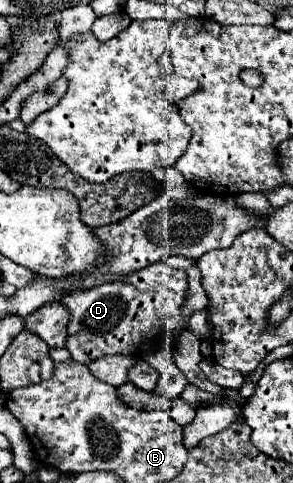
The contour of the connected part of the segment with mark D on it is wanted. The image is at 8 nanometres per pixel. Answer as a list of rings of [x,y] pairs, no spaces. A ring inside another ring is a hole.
[[[164,261],[152,263],[134,275],[128,275],[114,283],[104,283],[84,291],[70,291],[70,295],[62,297],[62,305],[70,313],[68,323],[68,339],[66,349],[70,351],[72,359],[78,363],[92,363],[106,355],[130,355],[140,357],[148,351],[158,351],[176,345],[180,333],[188,327],[188,319],[182,317],[182,301],[186,297],[186,273],[182,269],[174,269]]]

